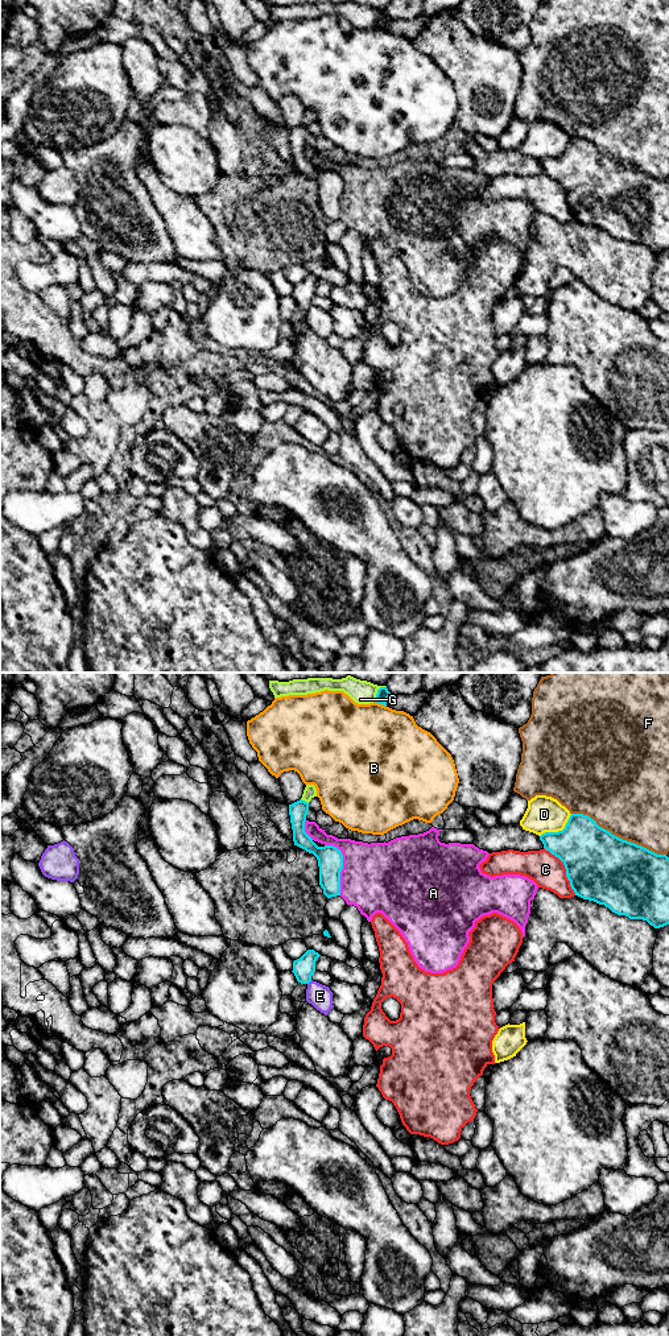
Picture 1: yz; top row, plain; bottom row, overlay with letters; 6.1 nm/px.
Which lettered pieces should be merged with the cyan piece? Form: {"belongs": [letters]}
{"belongs": []}

